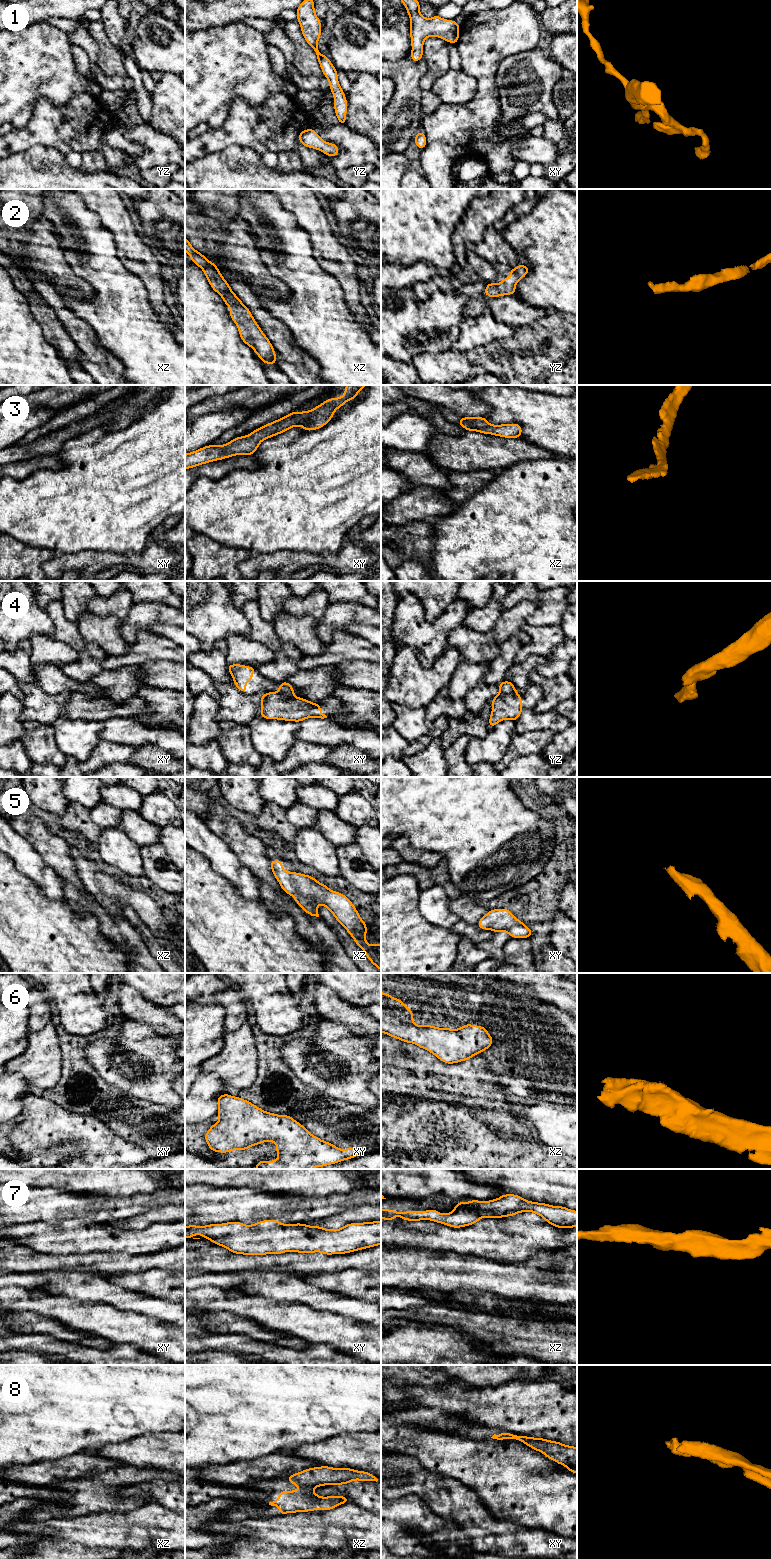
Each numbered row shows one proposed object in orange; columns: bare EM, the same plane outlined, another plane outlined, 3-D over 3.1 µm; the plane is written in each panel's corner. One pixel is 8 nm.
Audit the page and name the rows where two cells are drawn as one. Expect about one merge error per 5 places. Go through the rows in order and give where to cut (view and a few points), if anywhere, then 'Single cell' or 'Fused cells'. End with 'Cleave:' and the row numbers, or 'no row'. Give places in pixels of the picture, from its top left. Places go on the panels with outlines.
1: No split. Single cell
2: No split. Single cell
3: No split. Single cell
4: Split along xy (278, 691), (293, 696). Fused cells
5: No split. Single cell
6: No split. Single cell
7: No split. Single cell
8: No split. Single cell
Cleave: 4

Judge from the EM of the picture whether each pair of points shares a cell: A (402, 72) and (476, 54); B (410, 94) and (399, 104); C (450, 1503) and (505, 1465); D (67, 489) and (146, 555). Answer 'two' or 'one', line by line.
A: two
B: one
C: two
D: two

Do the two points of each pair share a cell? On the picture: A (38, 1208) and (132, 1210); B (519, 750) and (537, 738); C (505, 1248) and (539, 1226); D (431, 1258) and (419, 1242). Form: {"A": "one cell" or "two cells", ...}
{"A": "one cell", "B": "one cell", "C": "one cell", "D": "two cells"}

